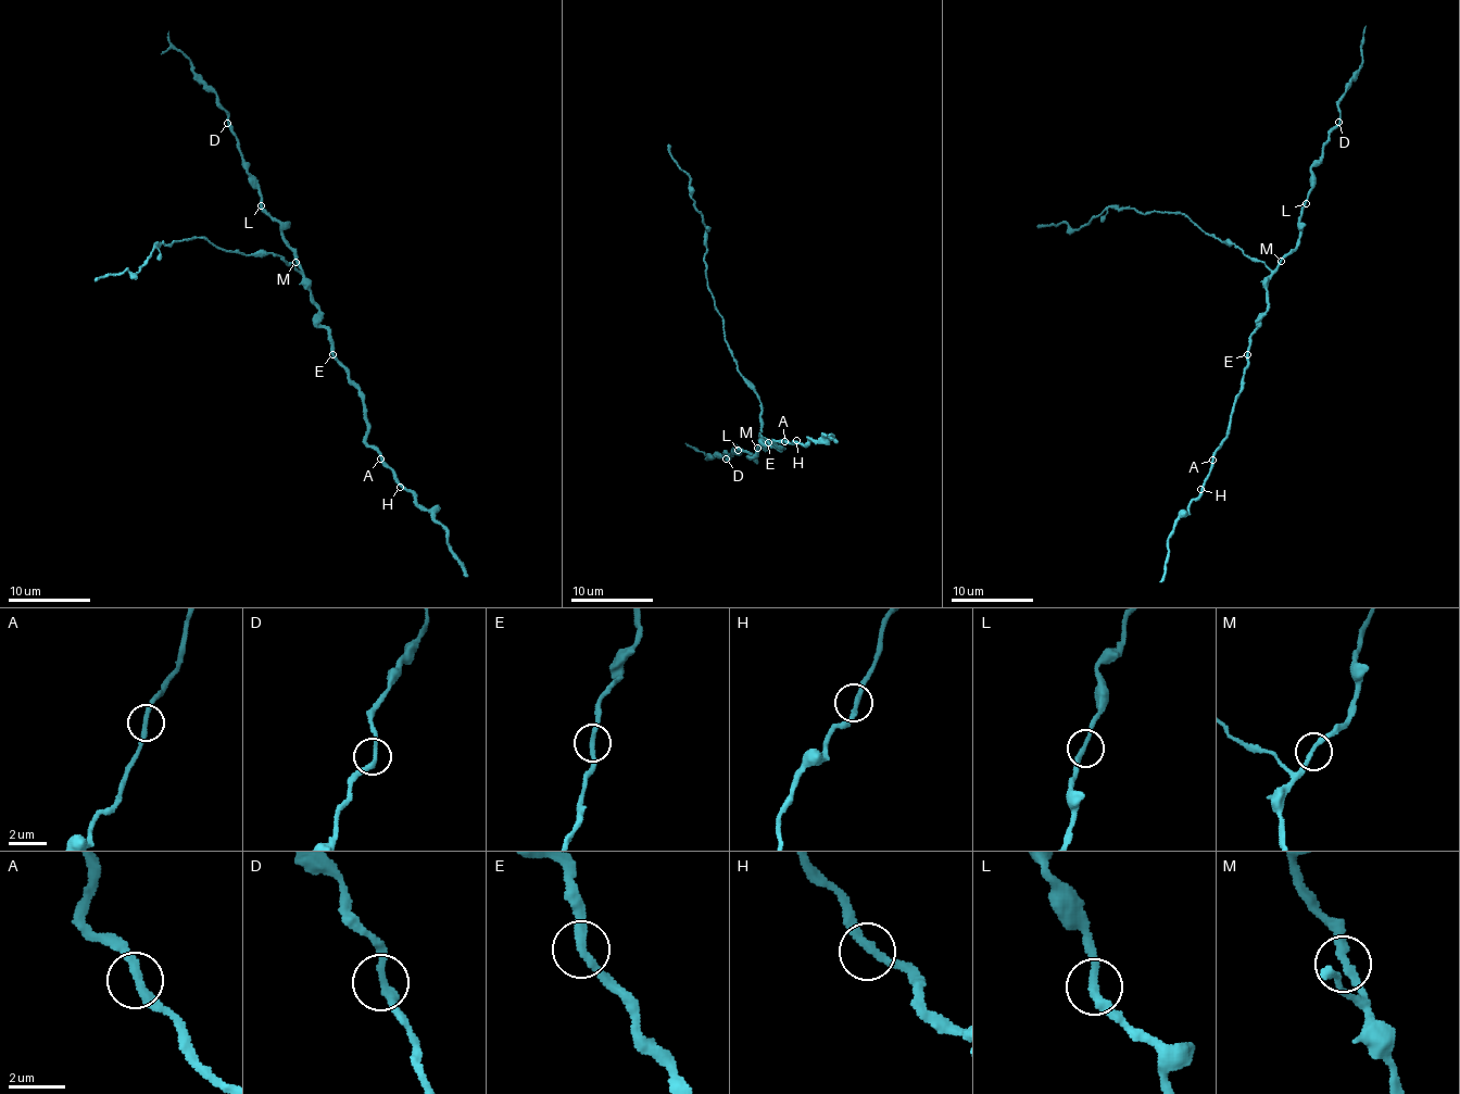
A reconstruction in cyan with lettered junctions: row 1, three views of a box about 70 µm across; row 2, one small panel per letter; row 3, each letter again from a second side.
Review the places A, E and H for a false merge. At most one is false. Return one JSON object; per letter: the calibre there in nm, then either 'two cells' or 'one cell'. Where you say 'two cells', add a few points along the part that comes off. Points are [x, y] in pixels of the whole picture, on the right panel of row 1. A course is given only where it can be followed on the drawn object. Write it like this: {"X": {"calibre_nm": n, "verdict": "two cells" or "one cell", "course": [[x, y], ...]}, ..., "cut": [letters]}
{"A": {"calibre_nm": 280, "verdict": "one cell"}, "E": {"calibre_nm": 260, "verdict": "one cell"}, "H": {"calibre_nm": 260, "verdict": "one cell"}, "cut": []}

